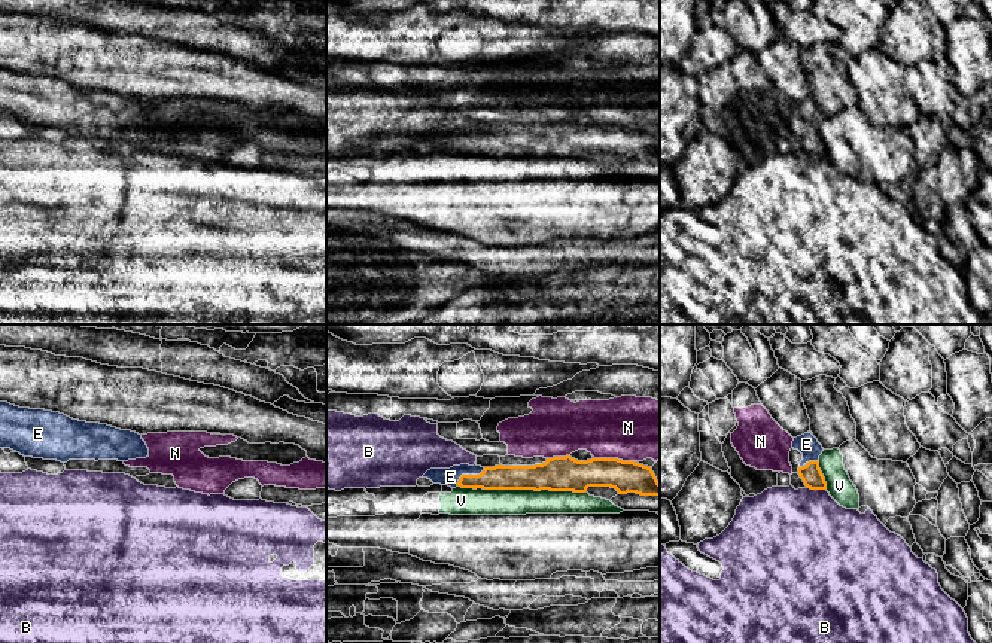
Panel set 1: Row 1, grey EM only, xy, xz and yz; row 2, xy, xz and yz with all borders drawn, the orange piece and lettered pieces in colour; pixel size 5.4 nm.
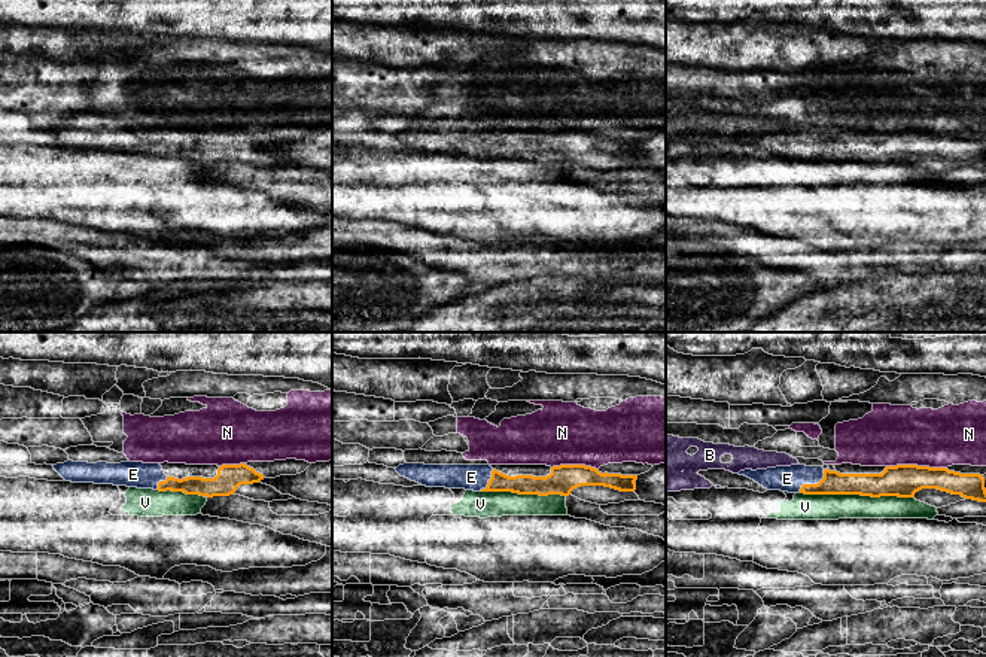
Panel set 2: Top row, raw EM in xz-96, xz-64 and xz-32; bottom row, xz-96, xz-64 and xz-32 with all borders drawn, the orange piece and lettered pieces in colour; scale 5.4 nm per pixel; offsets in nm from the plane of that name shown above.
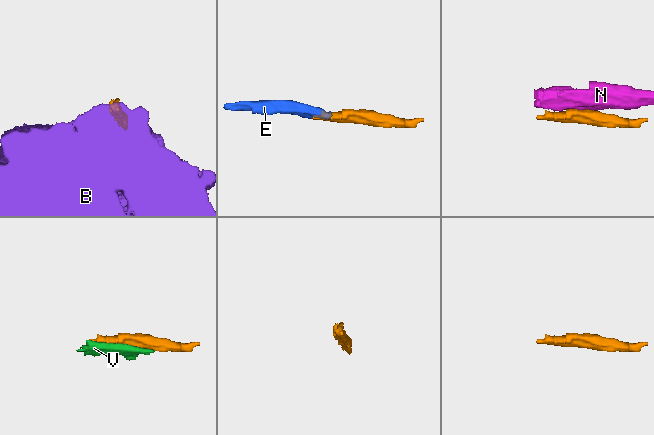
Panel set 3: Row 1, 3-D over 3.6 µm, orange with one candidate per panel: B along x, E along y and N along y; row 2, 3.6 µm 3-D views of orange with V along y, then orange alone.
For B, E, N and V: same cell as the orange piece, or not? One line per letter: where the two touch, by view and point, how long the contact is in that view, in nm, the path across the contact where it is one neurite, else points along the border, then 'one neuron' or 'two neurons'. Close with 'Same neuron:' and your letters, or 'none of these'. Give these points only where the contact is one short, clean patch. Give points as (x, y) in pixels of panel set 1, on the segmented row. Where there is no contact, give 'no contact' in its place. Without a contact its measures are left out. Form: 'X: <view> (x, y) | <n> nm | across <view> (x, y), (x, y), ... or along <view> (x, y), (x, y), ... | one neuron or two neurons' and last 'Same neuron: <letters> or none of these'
B: yz (816, 488) | 110 nm | two neurons
E: xz (468, 475) | 190 nm | across xz (499, 477), (468, 475), (450, 477) | one neuron
N: xz (614, 459) | 220 nm | two neurons
V: xz (522, 488) | 700 nm | two neurons
Same neuron: E

